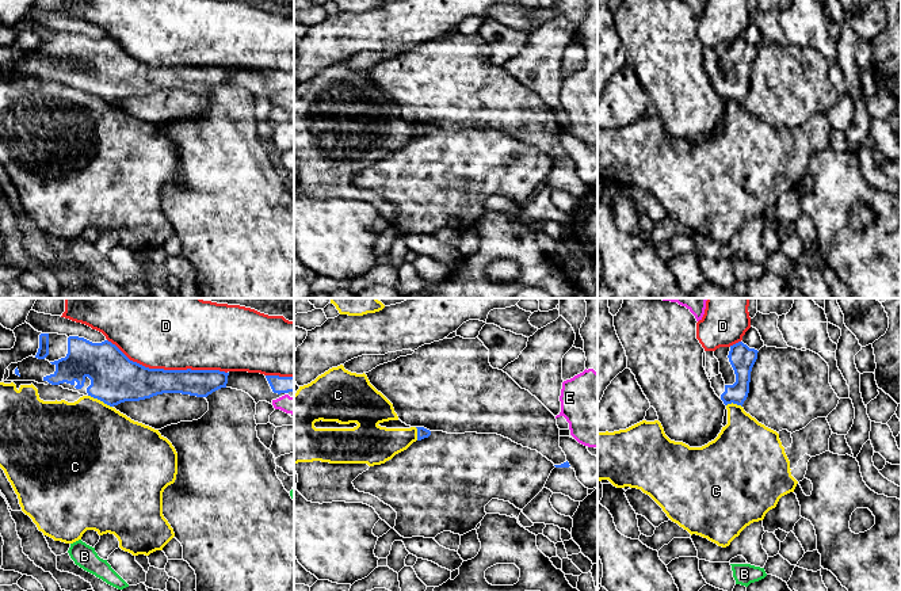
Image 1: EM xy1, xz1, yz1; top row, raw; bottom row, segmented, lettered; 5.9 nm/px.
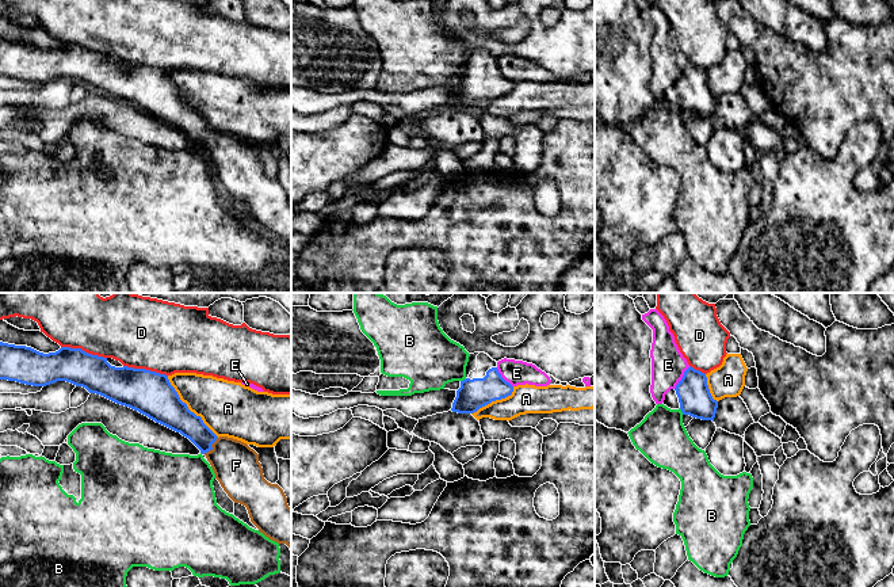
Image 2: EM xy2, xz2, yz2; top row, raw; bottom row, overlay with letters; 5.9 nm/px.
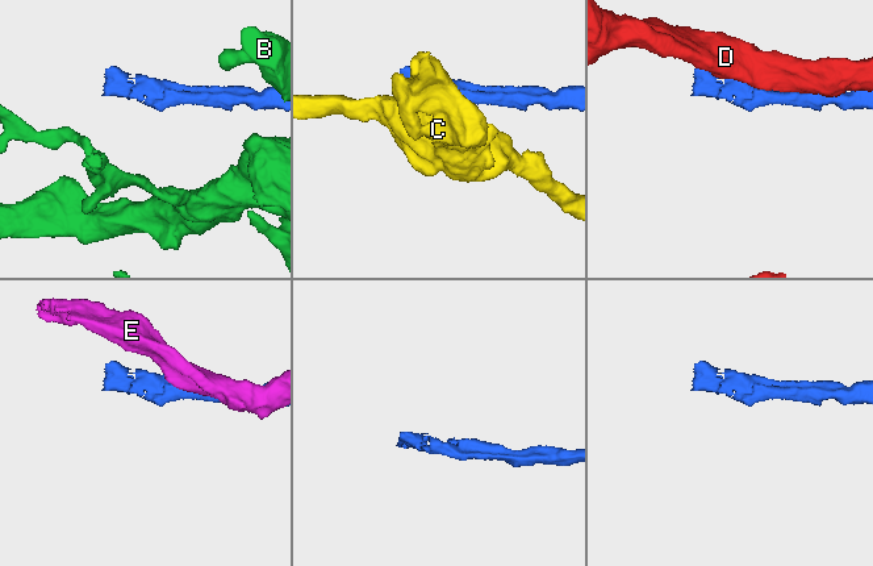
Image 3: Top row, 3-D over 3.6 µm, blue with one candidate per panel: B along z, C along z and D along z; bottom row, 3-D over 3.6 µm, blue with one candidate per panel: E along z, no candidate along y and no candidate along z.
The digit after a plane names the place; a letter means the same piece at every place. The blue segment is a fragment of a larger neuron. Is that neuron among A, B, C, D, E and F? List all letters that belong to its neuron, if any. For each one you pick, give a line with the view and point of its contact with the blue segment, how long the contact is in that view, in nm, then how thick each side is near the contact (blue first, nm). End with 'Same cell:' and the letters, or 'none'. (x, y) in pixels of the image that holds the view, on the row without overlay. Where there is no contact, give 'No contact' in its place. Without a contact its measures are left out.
F: Touches blue at xy2 (210, 143). Shared border 130 nm. Thickness 160 nm (blue) against 280 nm
Same cell: F

